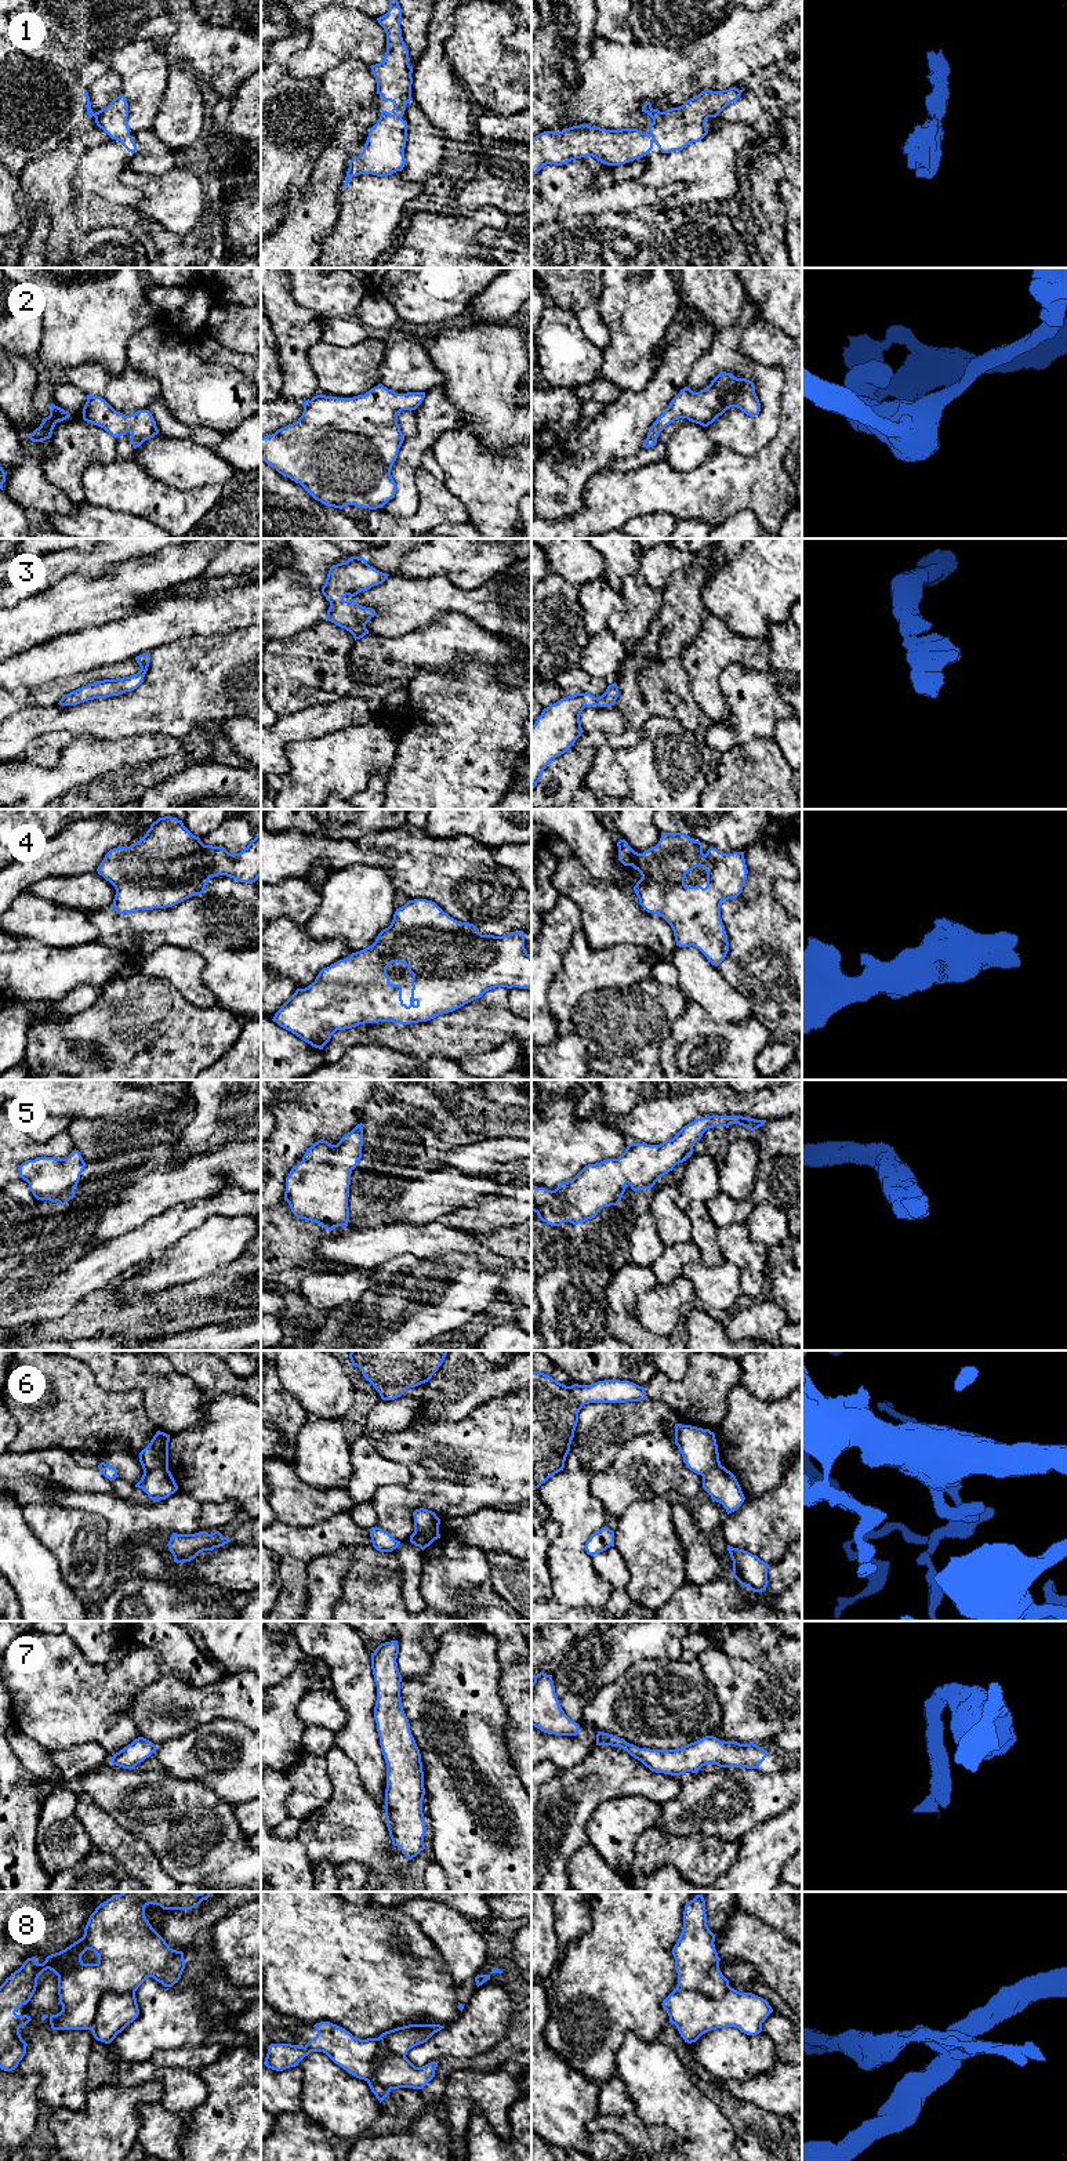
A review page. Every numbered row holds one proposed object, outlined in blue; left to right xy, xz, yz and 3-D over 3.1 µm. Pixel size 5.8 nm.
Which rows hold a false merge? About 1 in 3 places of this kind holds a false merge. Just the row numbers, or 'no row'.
6, 8

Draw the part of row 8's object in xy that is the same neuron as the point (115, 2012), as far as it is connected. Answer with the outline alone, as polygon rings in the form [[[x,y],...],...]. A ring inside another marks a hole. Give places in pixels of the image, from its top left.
[[[105,1993],[98,2004],[92,2024],[92,2035],[97,2041],[110,2044],[139,2015],[134,1993]]]

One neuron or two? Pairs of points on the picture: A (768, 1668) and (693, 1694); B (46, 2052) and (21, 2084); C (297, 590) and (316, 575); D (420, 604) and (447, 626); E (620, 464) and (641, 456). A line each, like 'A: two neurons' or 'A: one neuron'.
A: two neurons
B: two neurons
C: two neurons
D: two neurons
E: one neuron

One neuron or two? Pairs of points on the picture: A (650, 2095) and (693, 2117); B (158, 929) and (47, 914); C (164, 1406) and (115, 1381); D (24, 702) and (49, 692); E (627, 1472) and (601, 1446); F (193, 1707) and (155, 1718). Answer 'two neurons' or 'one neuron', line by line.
A: one neuron
B: two neurons
C: one neuron
D: one neuron
E: two neurons
F: one neuron

